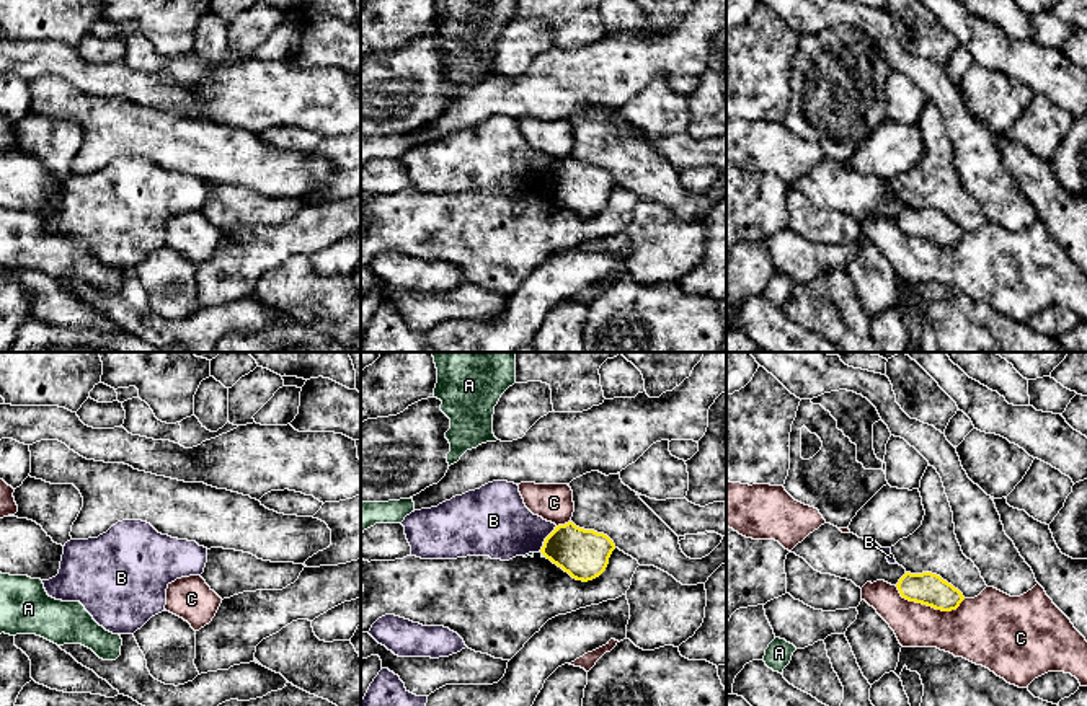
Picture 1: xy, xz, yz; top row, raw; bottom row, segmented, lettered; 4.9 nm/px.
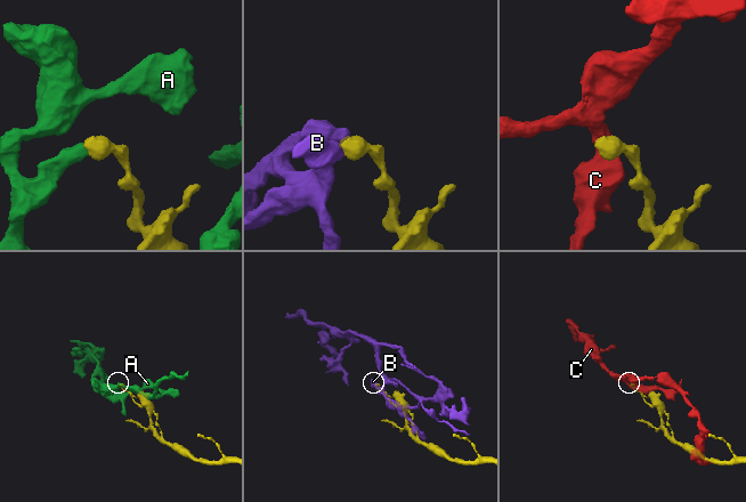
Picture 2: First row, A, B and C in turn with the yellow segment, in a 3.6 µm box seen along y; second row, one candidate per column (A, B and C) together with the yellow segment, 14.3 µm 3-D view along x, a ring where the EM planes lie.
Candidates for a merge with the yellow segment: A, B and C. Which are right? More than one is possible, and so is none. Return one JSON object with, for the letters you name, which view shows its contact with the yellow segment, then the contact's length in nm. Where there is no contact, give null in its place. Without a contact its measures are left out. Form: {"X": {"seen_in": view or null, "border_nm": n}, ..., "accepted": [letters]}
{"accepted": []}

